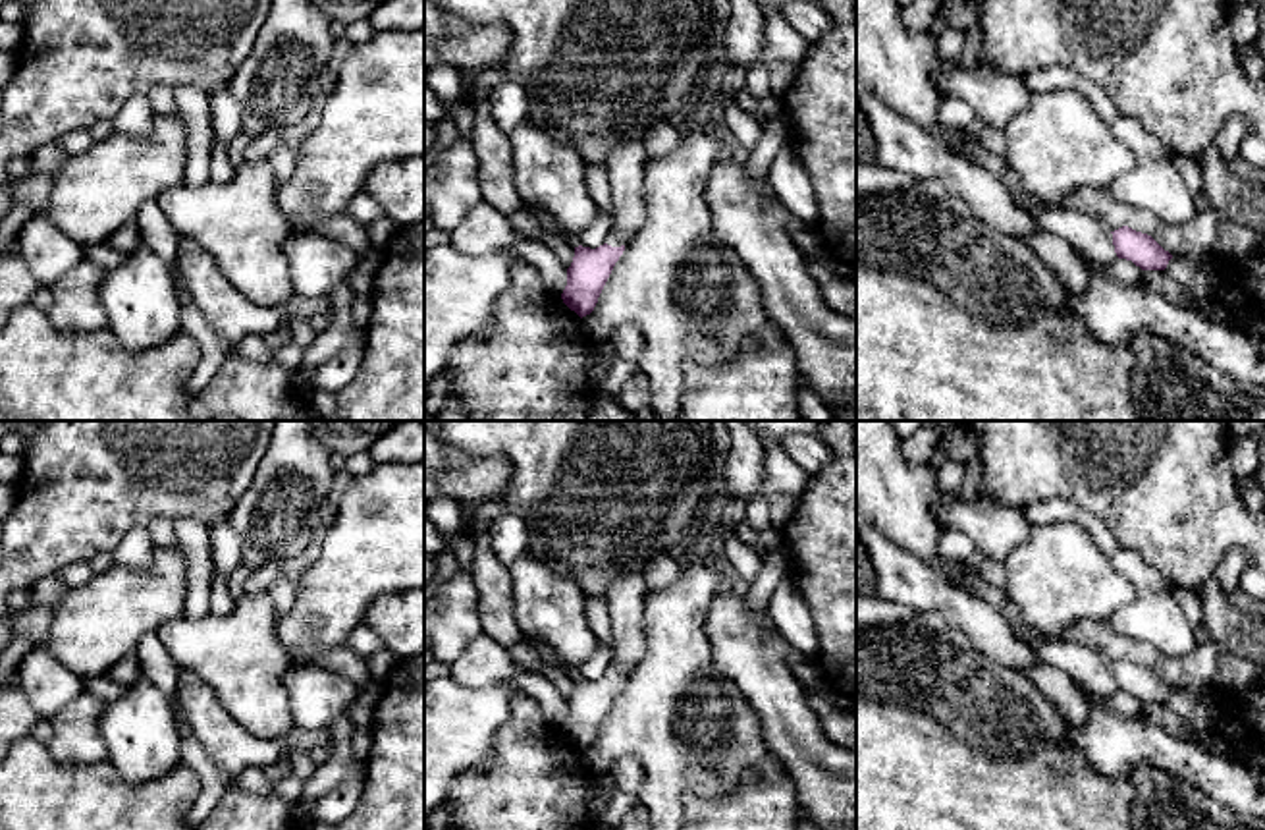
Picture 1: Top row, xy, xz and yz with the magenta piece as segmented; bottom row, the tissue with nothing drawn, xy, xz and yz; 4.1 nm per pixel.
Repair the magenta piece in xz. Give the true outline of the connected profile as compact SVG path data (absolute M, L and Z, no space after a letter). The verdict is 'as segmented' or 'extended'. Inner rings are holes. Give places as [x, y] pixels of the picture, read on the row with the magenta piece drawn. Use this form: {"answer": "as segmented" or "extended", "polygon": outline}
{"answer": "extended", "polygon": "M629 137L611 145L606 162L613 203L611 232L606 243L596 249L582 245L575 247L573 263L567 268L567 286L561 293L563 303L580 318L594 311L625 245L642 224L644 162L646 151L642 139Z"}

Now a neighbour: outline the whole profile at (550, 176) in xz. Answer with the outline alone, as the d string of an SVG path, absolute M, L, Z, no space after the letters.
M528 120L519 122L507 139L521 199L550 214L569 235L580 237L598 214L580 152L553 141Z

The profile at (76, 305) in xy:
M81 259L50 288L54 301L46 311L50 322L62 330L94 332L106 328L106 313L98 291L106 270Z

